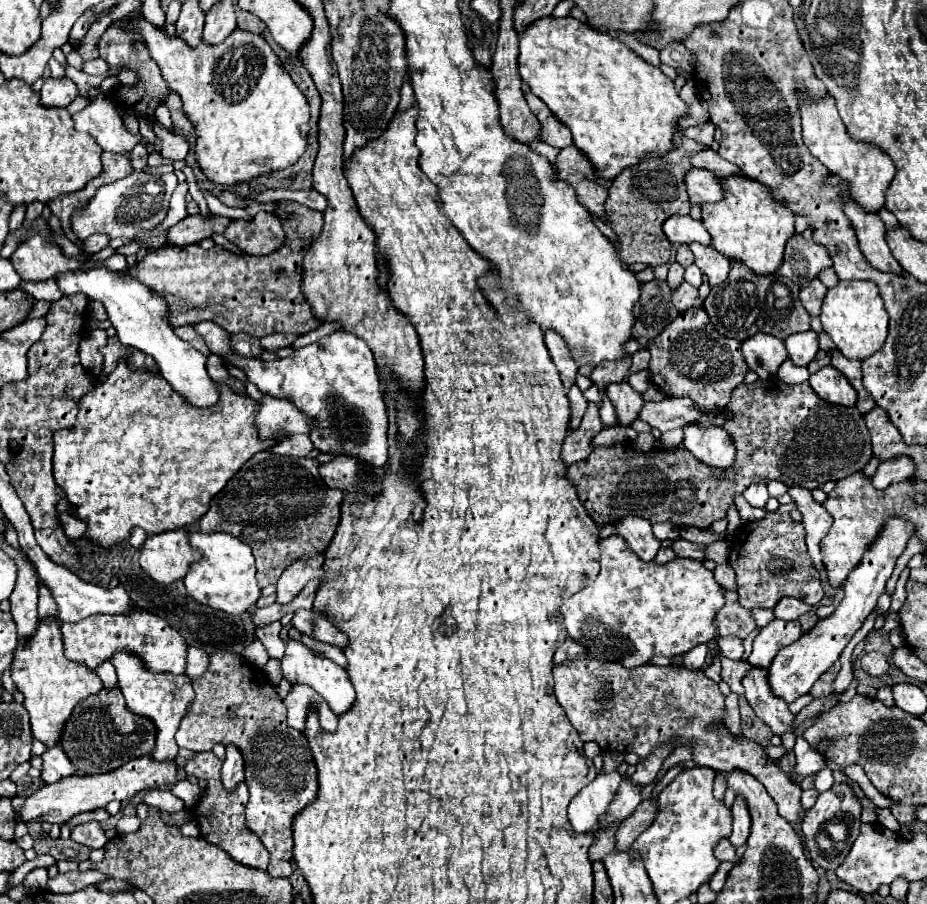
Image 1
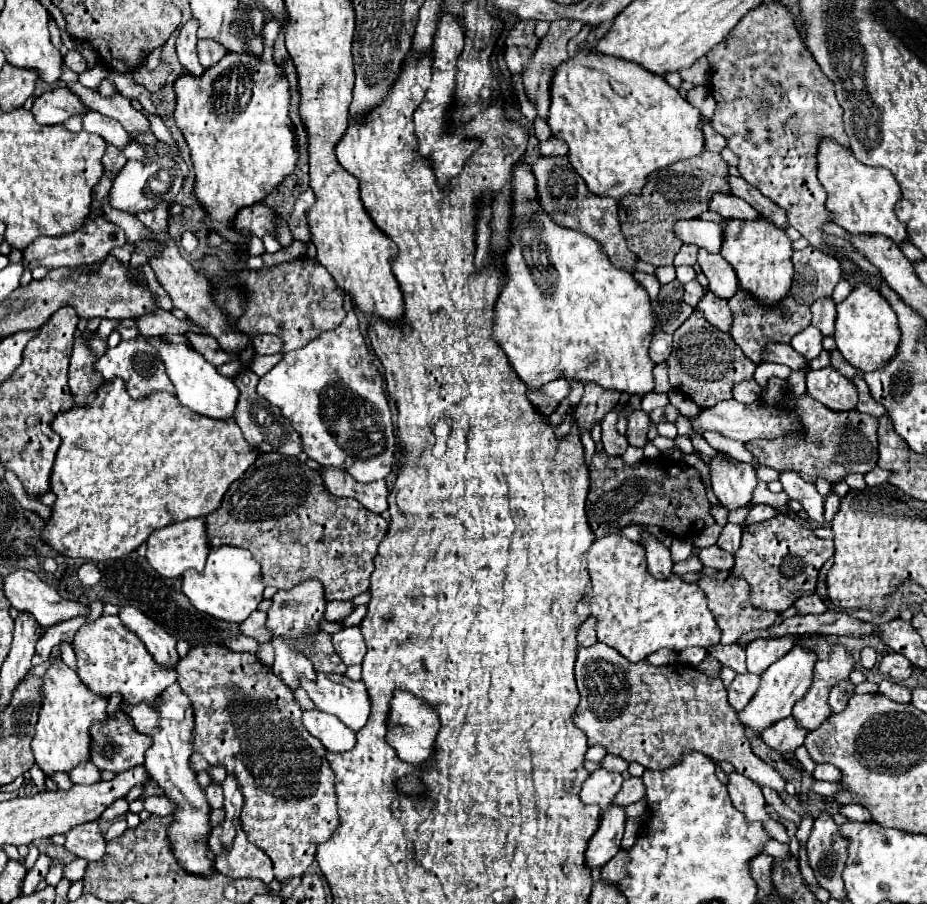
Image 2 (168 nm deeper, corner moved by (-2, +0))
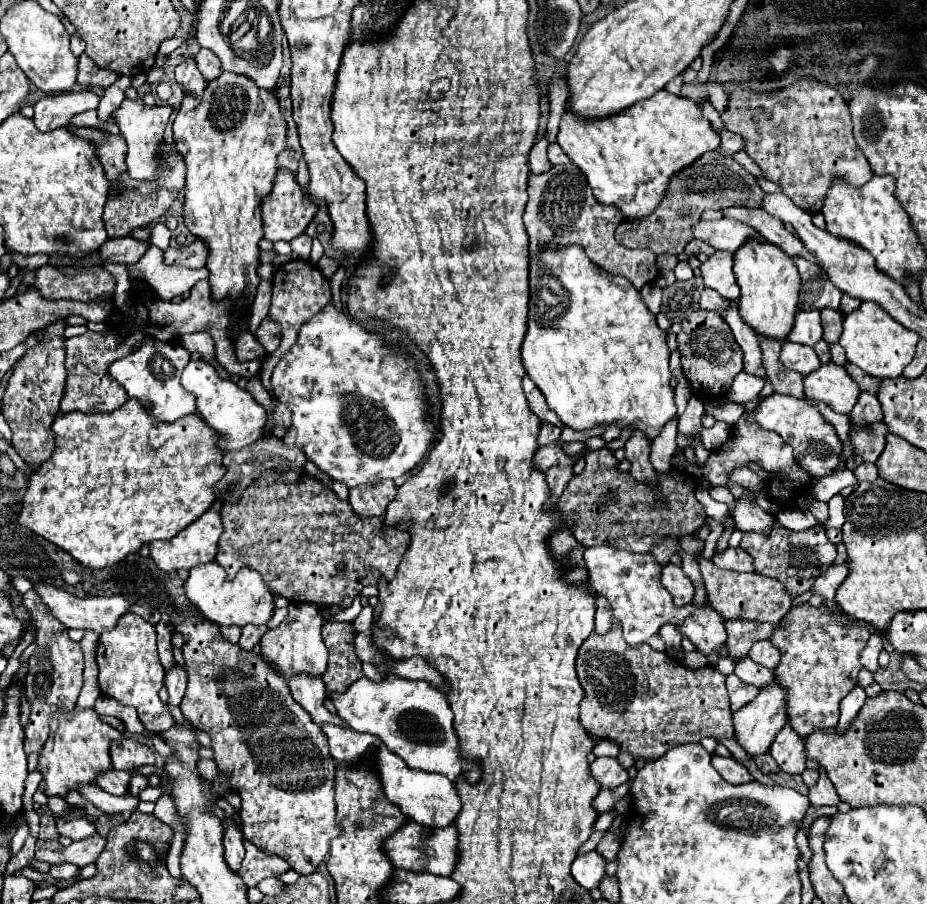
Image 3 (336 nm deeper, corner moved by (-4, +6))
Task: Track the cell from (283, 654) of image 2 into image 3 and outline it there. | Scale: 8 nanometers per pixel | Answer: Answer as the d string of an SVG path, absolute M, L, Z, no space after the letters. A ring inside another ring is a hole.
M296 677L296 681L290 681L290 691L292 697L308 711L312 721L316 721L318 727L332 723L348 729L348 723L344 723L338 715L332 715L326 707L322 707L326 697L326 689L322 681L308 681L308 677Z

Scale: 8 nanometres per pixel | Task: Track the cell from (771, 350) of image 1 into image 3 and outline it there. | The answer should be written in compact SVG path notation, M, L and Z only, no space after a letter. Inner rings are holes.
M786 341L782 345L780 361L782 361L784 367L788 367L792 371L798 371L802 375L810 375L812 371L816 371L822 365L812 347L790 343L790 341Z

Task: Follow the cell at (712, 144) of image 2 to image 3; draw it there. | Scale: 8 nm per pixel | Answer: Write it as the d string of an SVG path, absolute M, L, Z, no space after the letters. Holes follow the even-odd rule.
M718 131L718 135L720 135L720 139L722 139L722 145L720 145L720 149L718 149L722 155L732 157L734 153L738 153L738 151L744 149L744 139L742 139L740 135L730 133L730 131Z

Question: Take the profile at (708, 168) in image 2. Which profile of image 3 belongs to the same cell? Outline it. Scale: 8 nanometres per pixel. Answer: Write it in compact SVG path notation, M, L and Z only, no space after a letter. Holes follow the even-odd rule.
M712 151L702 155L688 169L676 173L676 177L672 177L668 193L664 201L658 205L656 213L652 213L652 217L644 217L644 221L622 221L622 225L616 229L616 241L628 249L650 249L656 255L680 255L692 239L692 227L700 221L700 215L706 209L758 209L762 207L764 197L766 193L760 189L758 179L754 175L750 175L732 157Z

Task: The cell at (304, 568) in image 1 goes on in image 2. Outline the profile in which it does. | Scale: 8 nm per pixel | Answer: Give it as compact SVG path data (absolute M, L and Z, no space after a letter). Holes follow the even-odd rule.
M304 579L302 583L298 583L296 587L292 587L288 591L278 591L272 597L272 607L268 609L268 621L266 621L270 631L272 631L272 637L274 635L286 635L292 639L294 649L304 651L304 647L298 647L294 639L308 633L308 631L318 631L318 623L324 615L324 605L326 605L324 587L318 579Z

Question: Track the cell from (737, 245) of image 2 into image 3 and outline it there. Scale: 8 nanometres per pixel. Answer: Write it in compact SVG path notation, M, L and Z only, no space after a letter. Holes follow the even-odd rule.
M744 245L734 255L734 273L740 285L738 309L740 317L746 325L754 329L760 337L786 339L794 327L794 317L798 313L798 293L800 293L800 277L794 261L776 249L774 245Z

